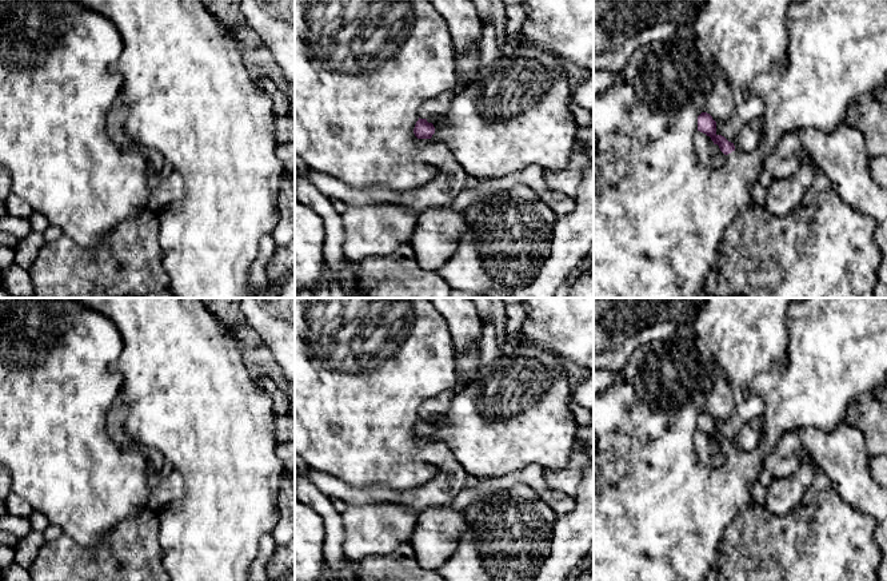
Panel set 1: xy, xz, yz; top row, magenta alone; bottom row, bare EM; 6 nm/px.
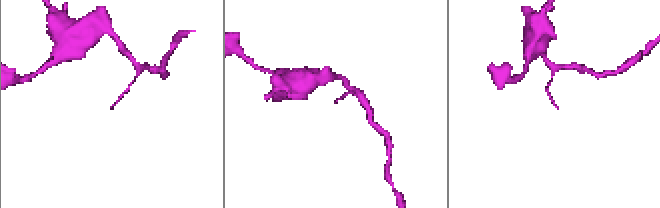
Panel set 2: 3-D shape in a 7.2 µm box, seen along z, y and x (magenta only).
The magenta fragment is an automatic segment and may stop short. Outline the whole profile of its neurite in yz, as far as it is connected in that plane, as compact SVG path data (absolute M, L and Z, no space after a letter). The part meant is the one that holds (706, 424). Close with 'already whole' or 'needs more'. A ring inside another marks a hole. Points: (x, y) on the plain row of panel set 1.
M702 411L698 415L698 430L710 435L714 443L718 443L724 454L735 450L734 442L728 441L724 435L716 433L716 421L710 413Z | already whole

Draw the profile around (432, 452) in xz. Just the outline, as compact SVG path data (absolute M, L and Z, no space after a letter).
M416 438L416 443L420 458L436 465L439 473L413 490L396 492L385 486L356 488L315 469L308 469L304 474L324 496L347 505L404 505L417 512L451 505L466 486L467 473L446 443L431 438Z

